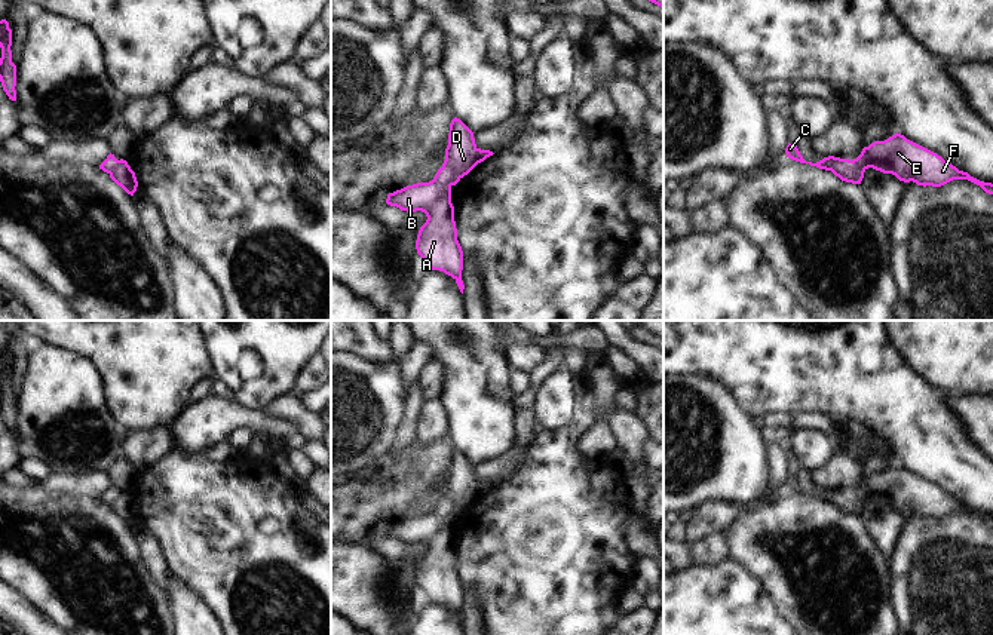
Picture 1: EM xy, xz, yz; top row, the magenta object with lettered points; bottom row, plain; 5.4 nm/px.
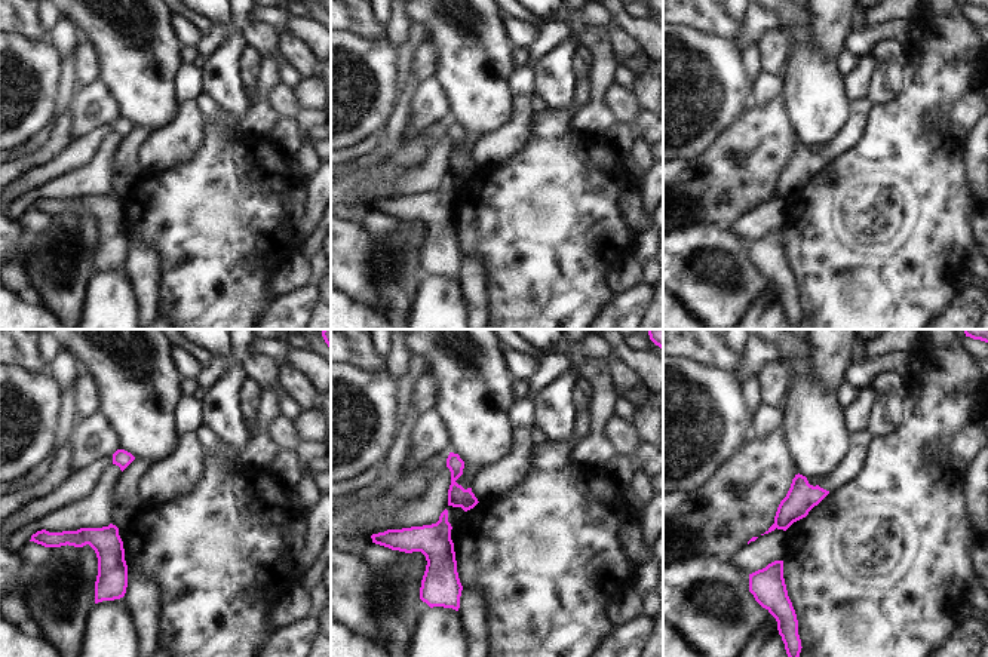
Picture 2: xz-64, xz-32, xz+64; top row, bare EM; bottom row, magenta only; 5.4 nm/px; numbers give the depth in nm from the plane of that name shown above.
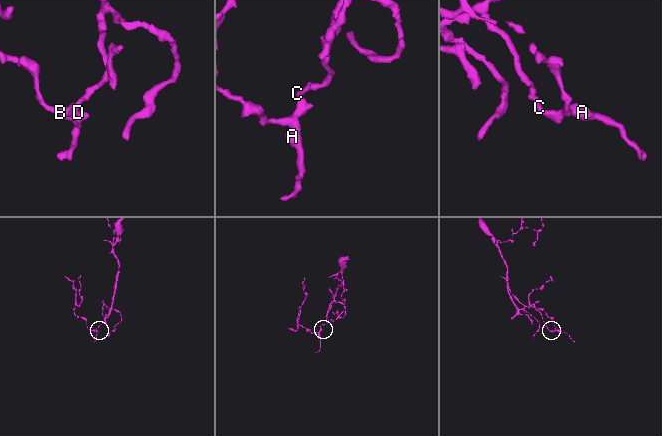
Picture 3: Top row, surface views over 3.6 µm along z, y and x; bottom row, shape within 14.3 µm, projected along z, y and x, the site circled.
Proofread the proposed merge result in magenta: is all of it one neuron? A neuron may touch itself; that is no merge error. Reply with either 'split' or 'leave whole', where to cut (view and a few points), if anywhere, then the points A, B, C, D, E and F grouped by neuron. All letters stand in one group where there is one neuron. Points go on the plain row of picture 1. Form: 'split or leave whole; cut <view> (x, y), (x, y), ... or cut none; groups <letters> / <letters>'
leave whole; cut none; groups A B C D E F

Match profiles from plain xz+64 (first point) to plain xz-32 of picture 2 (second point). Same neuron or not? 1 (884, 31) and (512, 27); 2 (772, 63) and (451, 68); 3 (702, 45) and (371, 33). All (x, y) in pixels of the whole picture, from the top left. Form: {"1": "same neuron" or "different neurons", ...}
{"1": "same neuron", "2": "different neurons", "3": "different neurons"}

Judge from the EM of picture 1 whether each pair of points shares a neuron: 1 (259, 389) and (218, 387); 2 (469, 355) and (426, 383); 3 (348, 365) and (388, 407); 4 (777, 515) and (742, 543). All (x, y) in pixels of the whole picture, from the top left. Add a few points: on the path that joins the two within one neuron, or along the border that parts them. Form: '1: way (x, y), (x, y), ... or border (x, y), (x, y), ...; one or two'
1: border (215, 377), (236, 399); two
2: border (431, 358), (443, 370), (437, 398); two
3: way (352, 377), (367, 392), (374, 392), (376, 395); one
4: way (768, 524), (751, 536); one

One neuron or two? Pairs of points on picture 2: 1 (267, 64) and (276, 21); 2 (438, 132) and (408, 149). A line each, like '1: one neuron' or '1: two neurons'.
1: two neurons
2: two neurons

